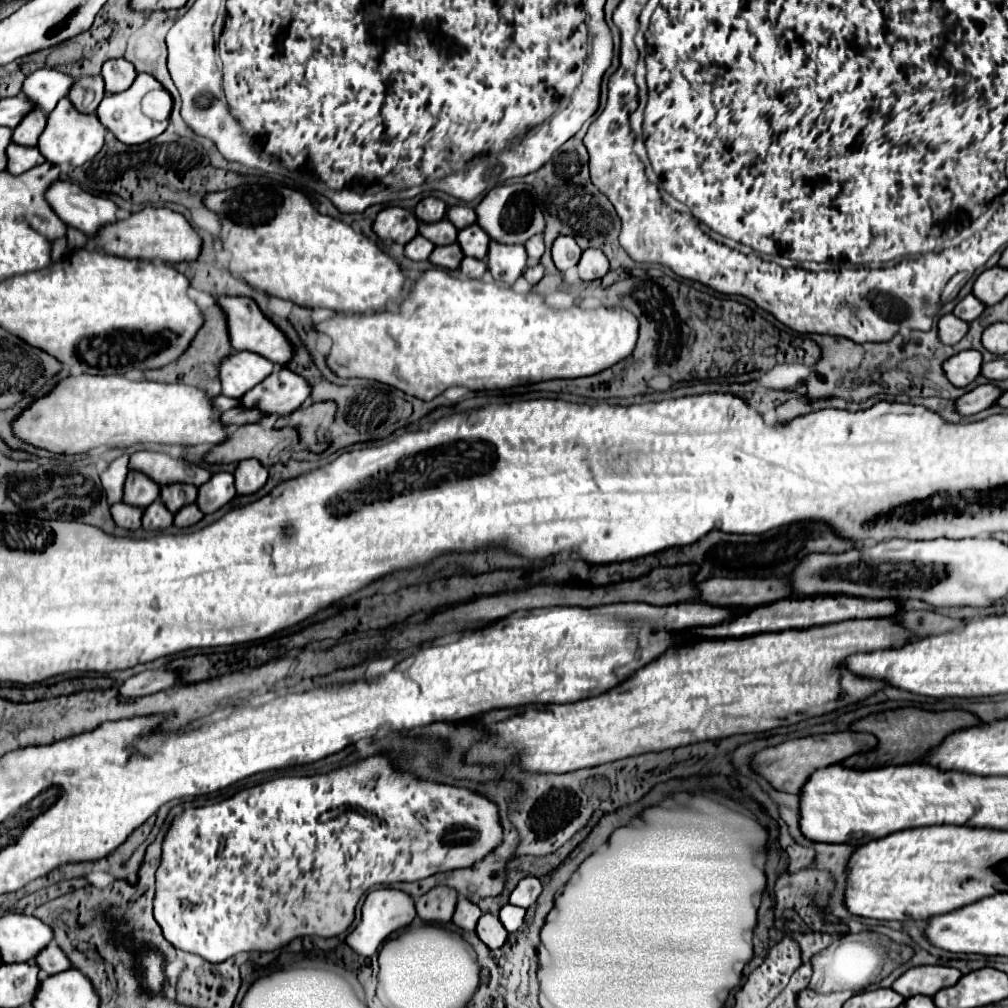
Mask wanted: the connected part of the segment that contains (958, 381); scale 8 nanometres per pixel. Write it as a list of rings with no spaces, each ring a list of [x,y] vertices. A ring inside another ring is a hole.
[[[973,349],[961,351],[943,363],[945,375],[955,387],[965,387],[971,381],[975,381],[975,377],[981,373],[981,367],[983,367],[983,355]]]

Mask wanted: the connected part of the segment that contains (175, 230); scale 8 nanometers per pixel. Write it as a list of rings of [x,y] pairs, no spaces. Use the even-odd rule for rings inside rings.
[[[145,207],[131,217],[103,227],[97,235],[97,249],[111,251],[111,255],[127,257],[127,259],[149,259],[149,261],[163,261],[163,263],[181,263],[181,261],[195,261],[203,251],[201,235],[191,227],[191,223],[171,209],[155,209]]]

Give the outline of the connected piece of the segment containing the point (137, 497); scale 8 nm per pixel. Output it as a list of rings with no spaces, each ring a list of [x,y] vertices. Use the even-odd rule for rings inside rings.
[[[129,471],[127,481],[125,481],[123,501],[145,509],[155,499],[159,499],[159,491],[161,491],[161,487],[151,477],[147,477],[141,471]]]

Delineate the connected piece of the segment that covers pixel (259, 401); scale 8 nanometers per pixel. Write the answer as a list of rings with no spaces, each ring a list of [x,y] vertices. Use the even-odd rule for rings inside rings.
[[[279,367],[263,383],[243,395],[241,403],[245,403],[245,407],[259,407],[263,413],[287,415],[299,409],[307,397],[311,397],[311,383],[299,373]]]

